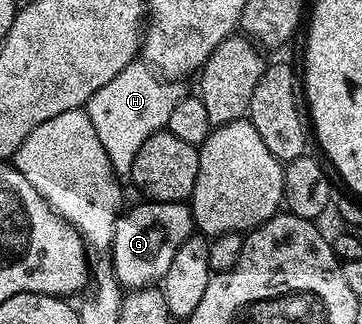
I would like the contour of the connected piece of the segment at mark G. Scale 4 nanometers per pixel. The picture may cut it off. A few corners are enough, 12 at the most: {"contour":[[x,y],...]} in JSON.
{"contour":[[140,203],[113,224],[125,290],[160,282],[195,232],[188,203]]}

